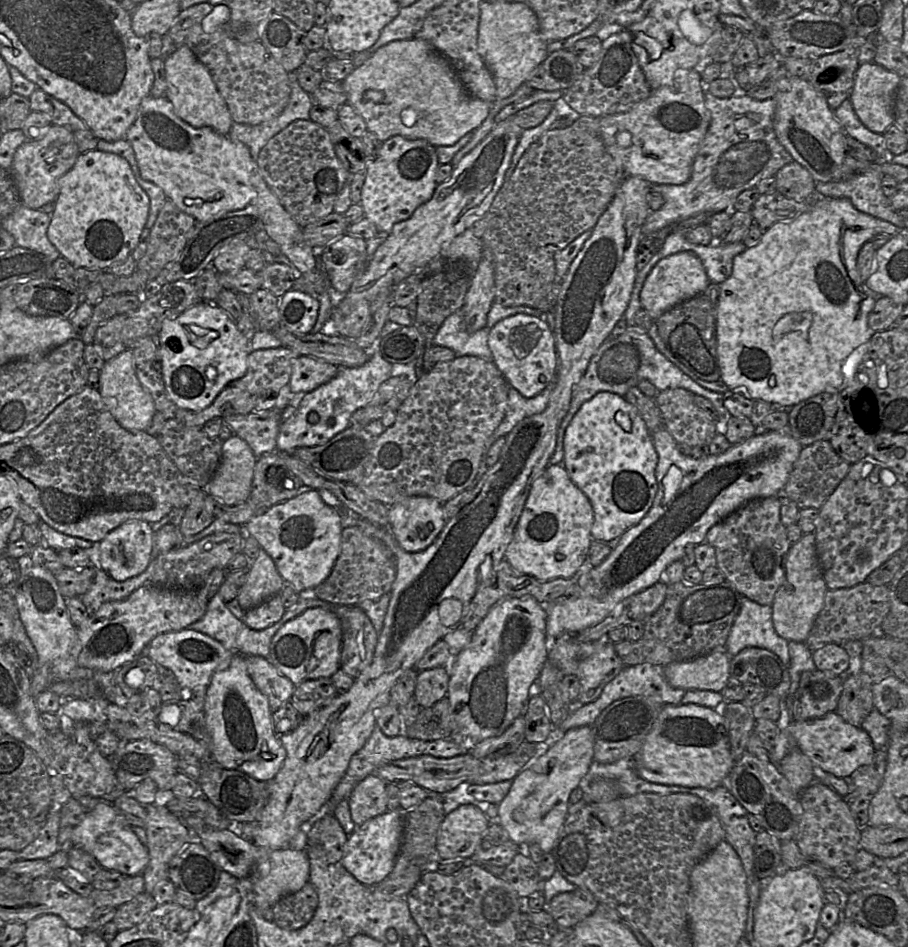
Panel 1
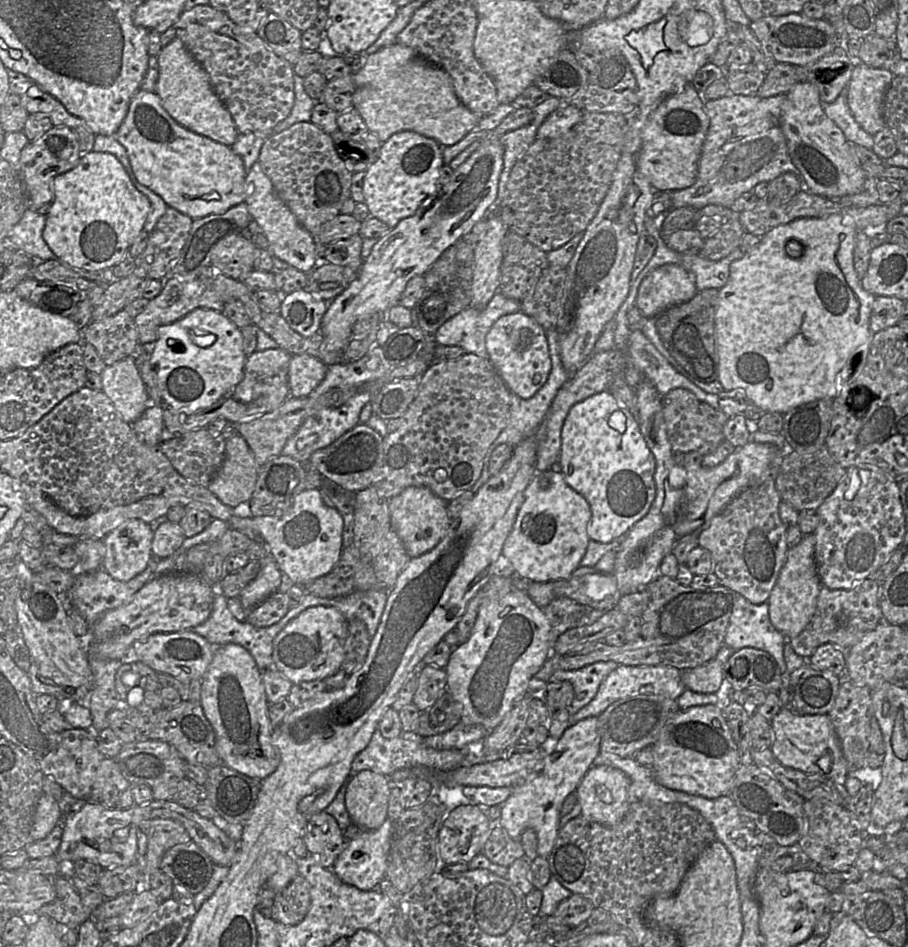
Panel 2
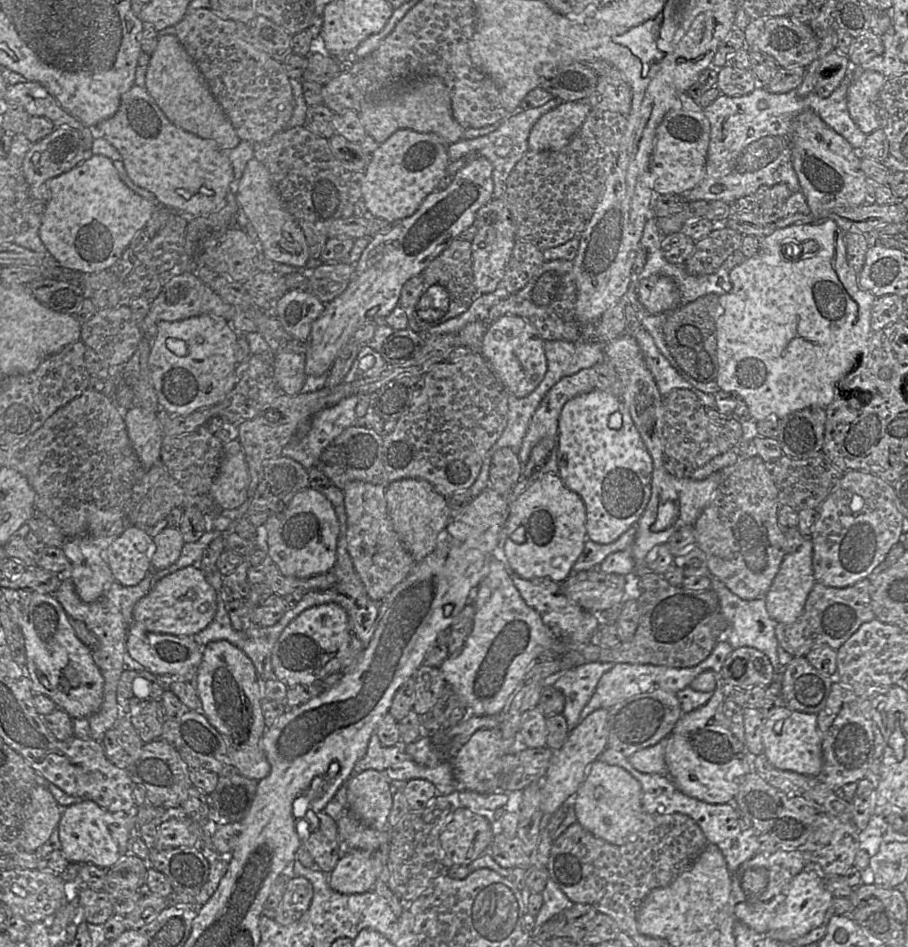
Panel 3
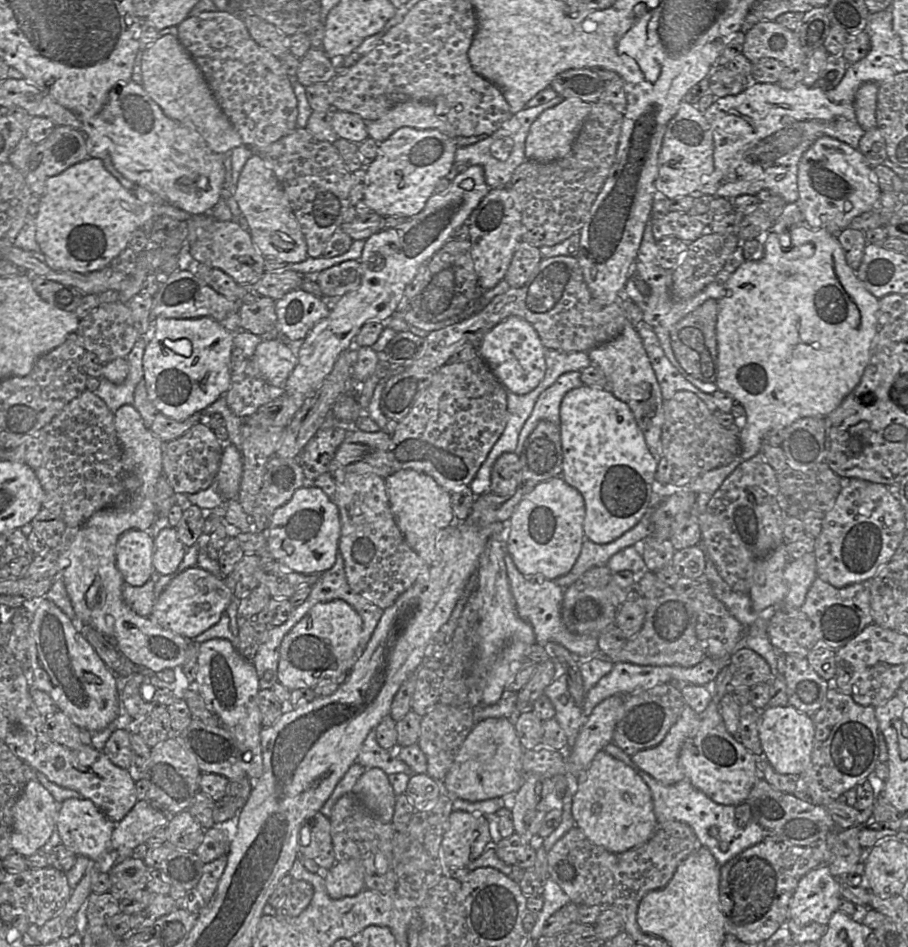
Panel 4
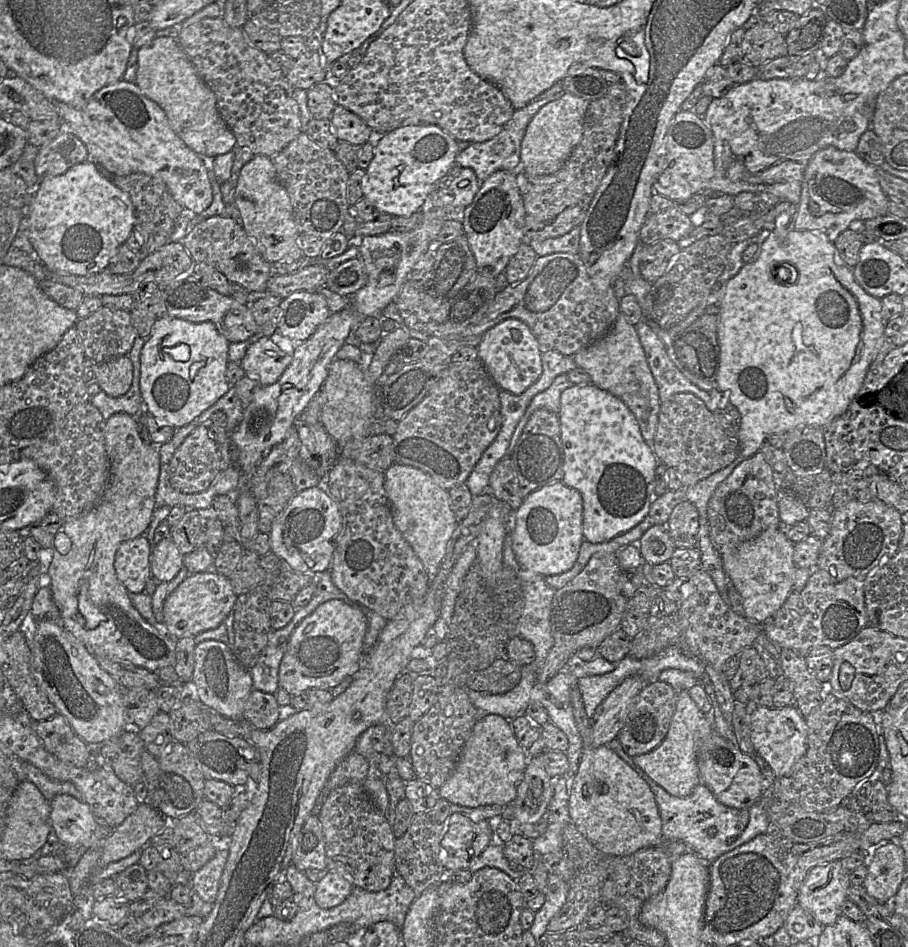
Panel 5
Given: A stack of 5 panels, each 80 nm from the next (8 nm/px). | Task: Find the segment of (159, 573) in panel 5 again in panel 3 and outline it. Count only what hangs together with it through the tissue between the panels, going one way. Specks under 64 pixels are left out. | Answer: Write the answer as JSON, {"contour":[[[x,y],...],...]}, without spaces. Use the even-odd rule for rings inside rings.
{"contour":[[[168,526],[153,539],[152,567],[161,570],[174,564],[185,544],[179,528]]]}

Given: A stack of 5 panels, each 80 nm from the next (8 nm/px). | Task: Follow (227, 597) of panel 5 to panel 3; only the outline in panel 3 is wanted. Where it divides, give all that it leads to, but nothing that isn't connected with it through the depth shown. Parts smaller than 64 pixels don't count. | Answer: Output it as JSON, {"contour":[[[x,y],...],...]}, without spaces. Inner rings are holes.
{"contour":[[[188,566],[159,580],[133,608],[133,620],[146,631],[177,637],[192,637],[205,629],[217,611],[217,595],[208,583],[205,573],[195,566]]]}

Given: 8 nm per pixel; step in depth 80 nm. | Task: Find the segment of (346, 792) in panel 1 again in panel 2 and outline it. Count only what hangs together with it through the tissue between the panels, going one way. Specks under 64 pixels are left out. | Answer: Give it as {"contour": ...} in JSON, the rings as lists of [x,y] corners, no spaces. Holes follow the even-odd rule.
{"contour":[[[376,729],[367,747],[355,756],[349,777],[362,770],[371,770],[389,777],[397,770],[415,766],[425,766],[440,773],[448,773],[464,766],[464,749],[438,750],[427,746],[423,739],[416,732],[402,732],[398,737],[387,739]]]}

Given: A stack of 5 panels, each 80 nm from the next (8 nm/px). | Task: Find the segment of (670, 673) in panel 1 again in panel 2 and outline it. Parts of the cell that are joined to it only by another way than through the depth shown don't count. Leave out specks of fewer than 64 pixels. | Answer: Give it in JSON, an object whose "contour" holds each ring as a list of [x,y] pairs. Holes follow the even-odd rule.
{"contour":[[[715,658],[705,664],[682,671],[685,687],[697,693],[716,693],[724,679],[723,664]]]}

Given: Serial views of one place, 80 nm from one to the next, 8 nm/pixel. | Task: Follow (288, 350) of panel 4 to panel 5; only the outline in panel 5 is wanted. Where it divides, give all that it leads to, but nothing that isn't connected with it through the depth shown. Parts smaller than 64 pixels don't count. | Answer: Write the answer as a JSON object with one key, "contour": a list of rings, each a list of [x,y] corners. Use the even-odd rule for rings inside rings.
{"contour":[[[260,336],[249,345],[240,361],[245,375],[260,386],[274,384],[292,361],[292,355],[284,352],[270,337]]]}

